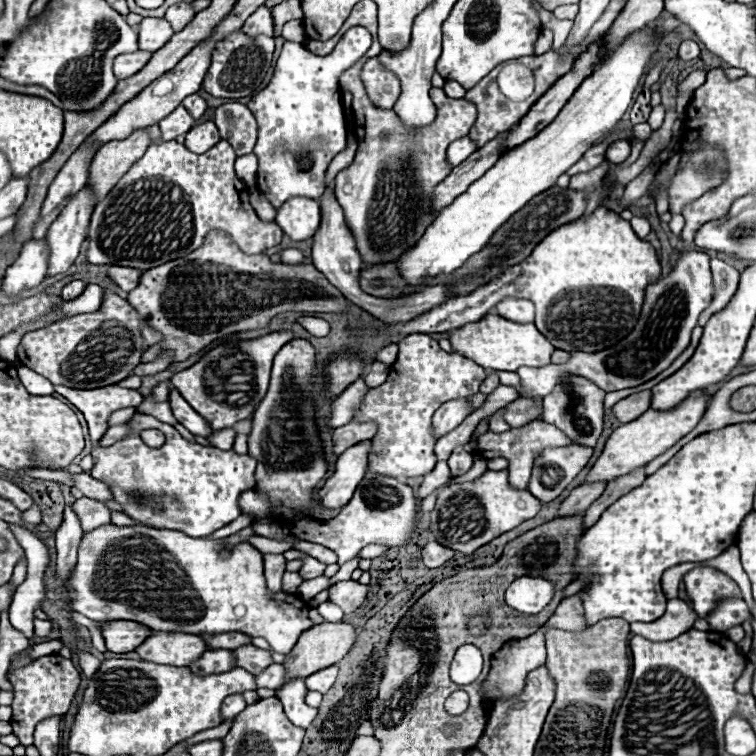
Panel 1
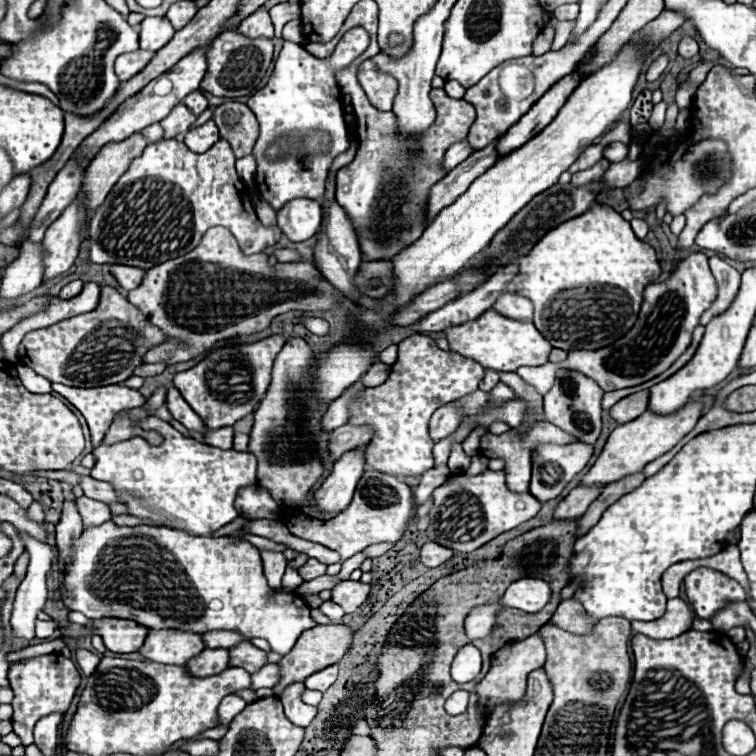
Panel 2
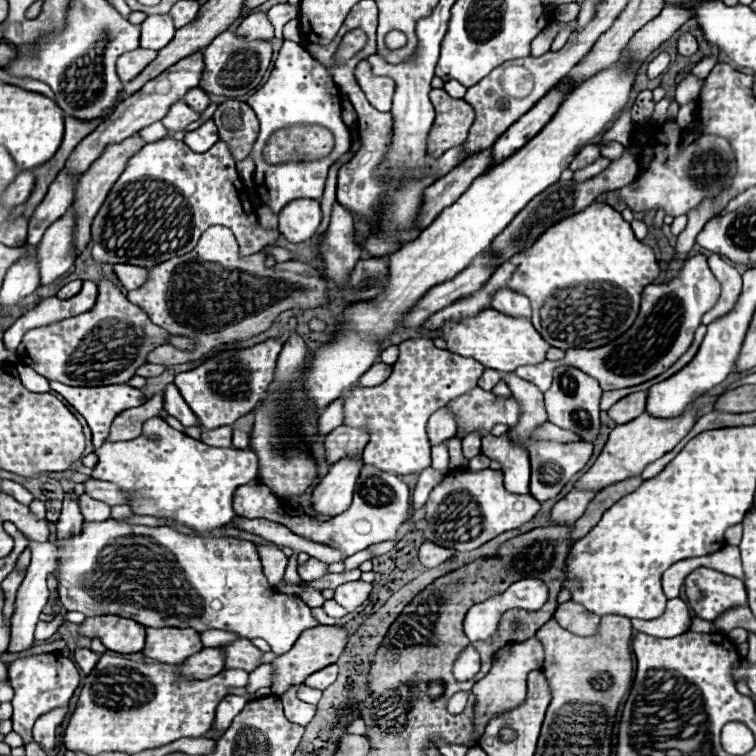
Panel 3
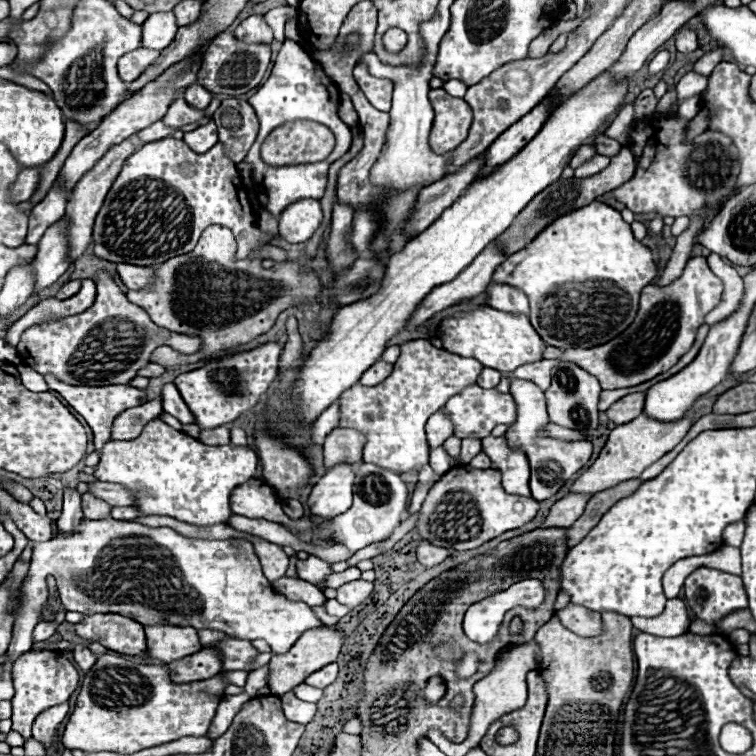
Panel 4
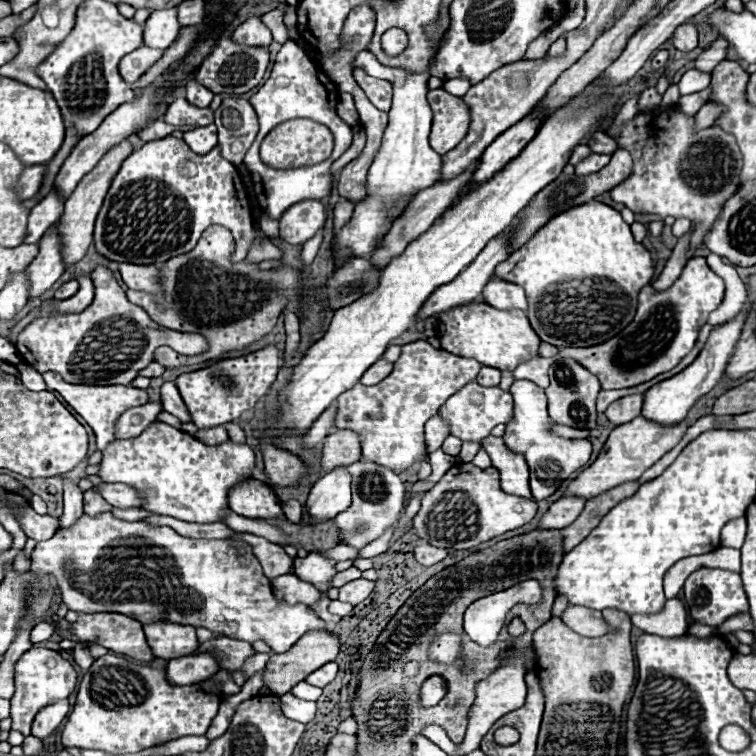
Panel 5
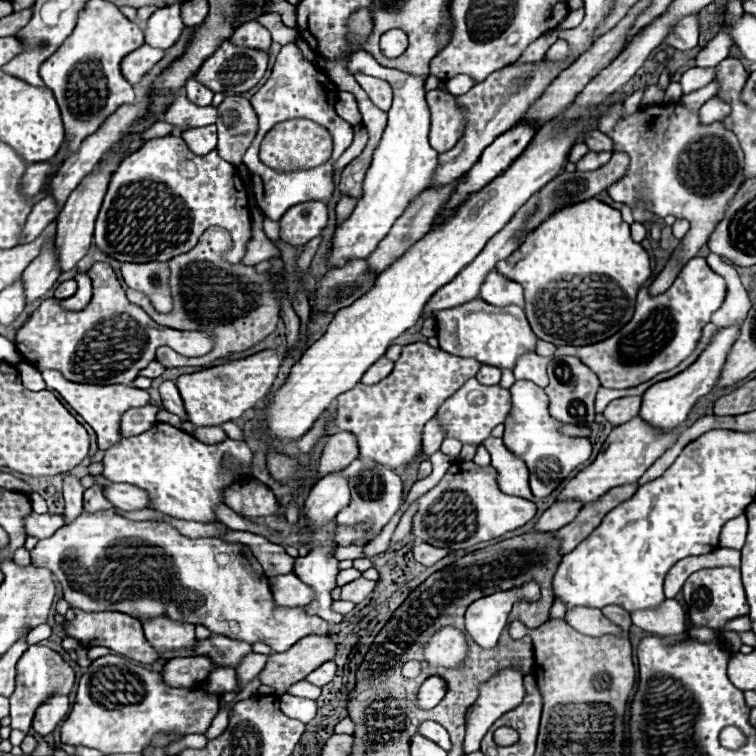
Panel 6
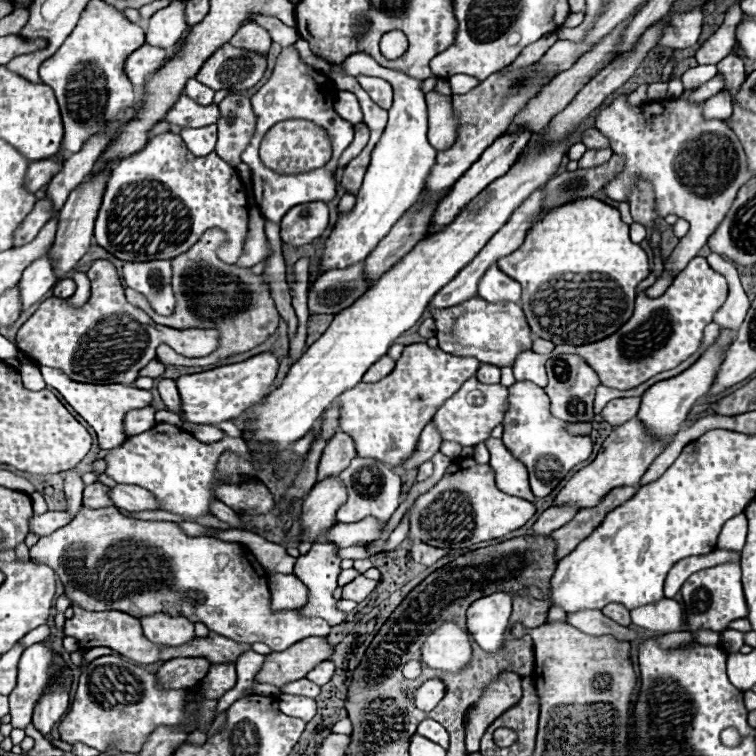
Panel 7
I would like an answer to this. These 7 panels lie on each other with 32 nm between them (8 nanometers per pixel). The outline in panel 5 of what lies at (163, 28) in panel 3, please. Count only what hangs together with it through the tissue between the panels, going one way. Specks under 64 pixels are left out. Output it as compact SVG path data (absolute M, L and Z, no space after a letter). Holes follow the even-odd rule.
M176 6L170 10L156 10L146 20L144 26L144 44L150 48L166 50L178 38L182 26L178 26L178 12Z

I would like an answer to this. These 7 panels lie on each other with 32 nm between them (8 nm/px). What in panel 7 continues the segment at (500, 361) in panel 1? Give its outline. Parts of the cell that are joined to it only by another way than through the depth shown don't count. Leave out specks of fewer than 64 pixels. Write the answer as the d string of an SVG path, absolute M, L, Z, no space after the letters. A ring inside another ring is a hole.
M470 298L462 306L450 306L446 310L430 310L436 324L436 338L444 352L456 356L476 356L482 364L512 366L514 358L532 348L530 328L524 312L514 302L486 302L484 298Z

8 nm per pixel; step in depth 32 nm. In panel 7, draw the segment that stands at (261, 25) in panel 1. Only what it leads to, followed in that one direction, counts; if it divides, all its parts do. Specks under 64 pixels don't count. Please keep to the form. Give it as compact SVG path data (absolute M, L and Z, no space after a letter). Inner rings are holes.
M244 24L230 40L232 46L238 46L238 48L244 48L244 50L250 50L250 52L258 52L258 54L268 54L270 50L270 34L260 28L258 24Z

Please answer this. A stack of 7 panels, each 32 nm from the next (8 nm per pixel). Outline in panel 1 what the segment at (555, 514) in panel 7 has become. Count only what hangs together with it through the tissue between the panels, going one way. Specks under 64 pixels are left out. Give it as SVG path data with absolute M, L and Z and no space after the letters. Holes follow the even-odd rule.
M594 482L594 484L582 484L578 488L574 488L570 492L570 496L560 504L558 508L558 518L564 516L574 516L574 514L582 514L588 510L588 506L604 492L606 484L604 482Z

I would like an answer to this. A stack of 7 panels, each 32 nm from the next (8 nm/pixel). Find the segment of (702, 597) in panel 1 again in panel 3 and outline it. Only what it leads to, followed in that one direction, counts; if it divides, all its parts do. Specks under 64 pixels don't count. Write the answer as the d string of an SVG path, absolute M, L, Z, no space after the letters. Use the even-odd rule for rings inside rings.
M710 568L694 570L684 582L688 606L694 616L714 622L730 608L746 604L742 580Z

